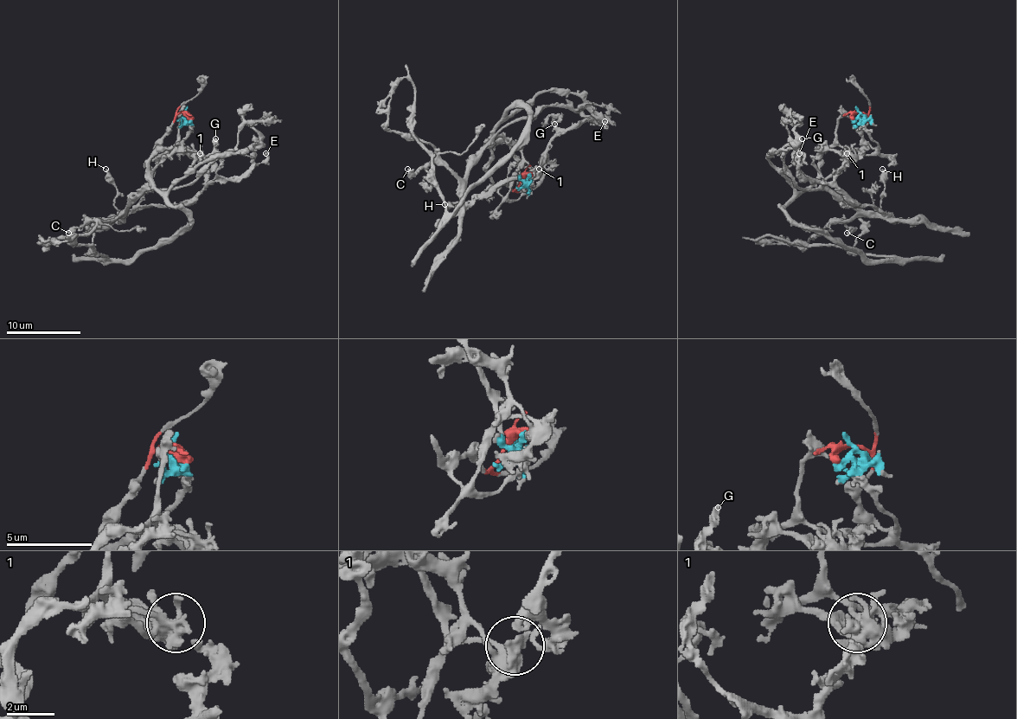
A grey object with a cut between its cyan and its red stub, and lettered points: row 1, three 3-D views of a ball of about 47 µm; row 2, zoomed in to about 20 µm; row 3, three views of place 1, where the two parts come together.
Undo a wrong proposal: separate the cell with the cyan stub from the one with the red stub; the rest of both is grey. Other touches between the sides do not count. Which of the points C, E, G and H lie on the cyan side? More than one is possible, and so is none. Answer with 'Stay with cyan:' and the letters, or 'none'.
Stay with cyan: E, G

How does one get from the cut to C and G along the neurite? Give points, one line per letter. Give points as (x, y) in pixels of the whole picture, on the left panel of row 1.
C: (183, 112), (175, 118), (148, 160), (150, 181), (124, 210), (112, 220), (86, 221), (68, 233)
G: (183, 112), (179, 140), (183, 149), (207, 162), (207, 182), (220, 164), (214, 138)

